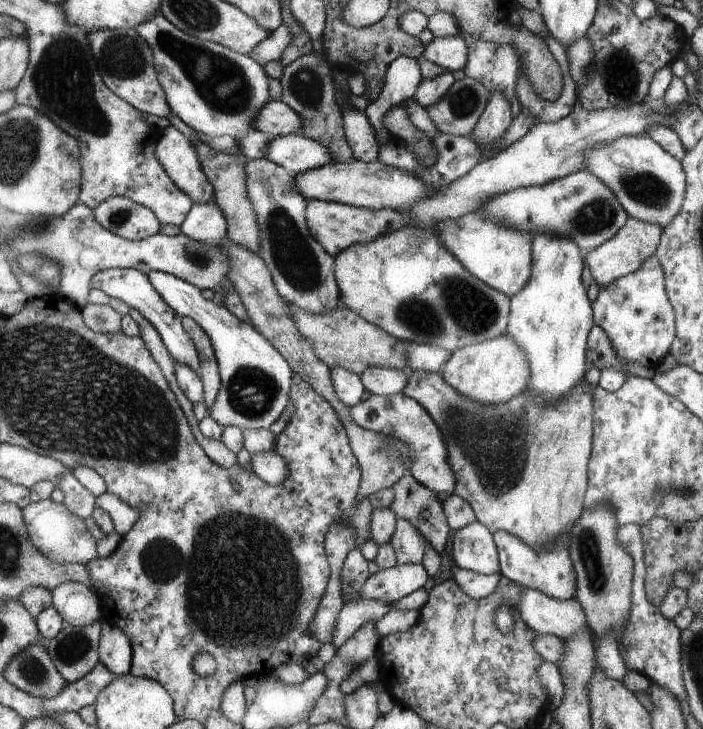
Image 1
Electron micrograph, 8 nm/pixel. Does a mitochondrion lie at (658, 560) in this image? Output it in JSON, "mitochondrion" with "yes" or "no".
{"mitochondrion":"no"}

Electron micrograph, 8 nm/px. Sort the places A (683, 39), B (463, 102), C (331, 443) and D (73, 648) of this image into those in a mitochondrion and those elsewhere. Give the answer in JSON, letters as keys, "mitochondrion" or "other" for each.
{"A":"other","B":"mitochondrion","C":"other","D":"mitochondrion"}

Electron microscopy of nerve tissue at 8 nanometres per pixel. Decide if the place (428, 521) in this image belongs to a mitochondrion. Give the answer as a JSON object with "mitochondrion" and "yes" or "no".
{"mitochondrion":"no"}

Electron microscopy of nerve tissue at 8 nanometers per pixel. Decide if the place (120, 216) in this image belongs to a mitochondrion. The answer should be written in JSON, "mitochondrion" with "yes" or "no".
{"mitochondrion":"yes"}

